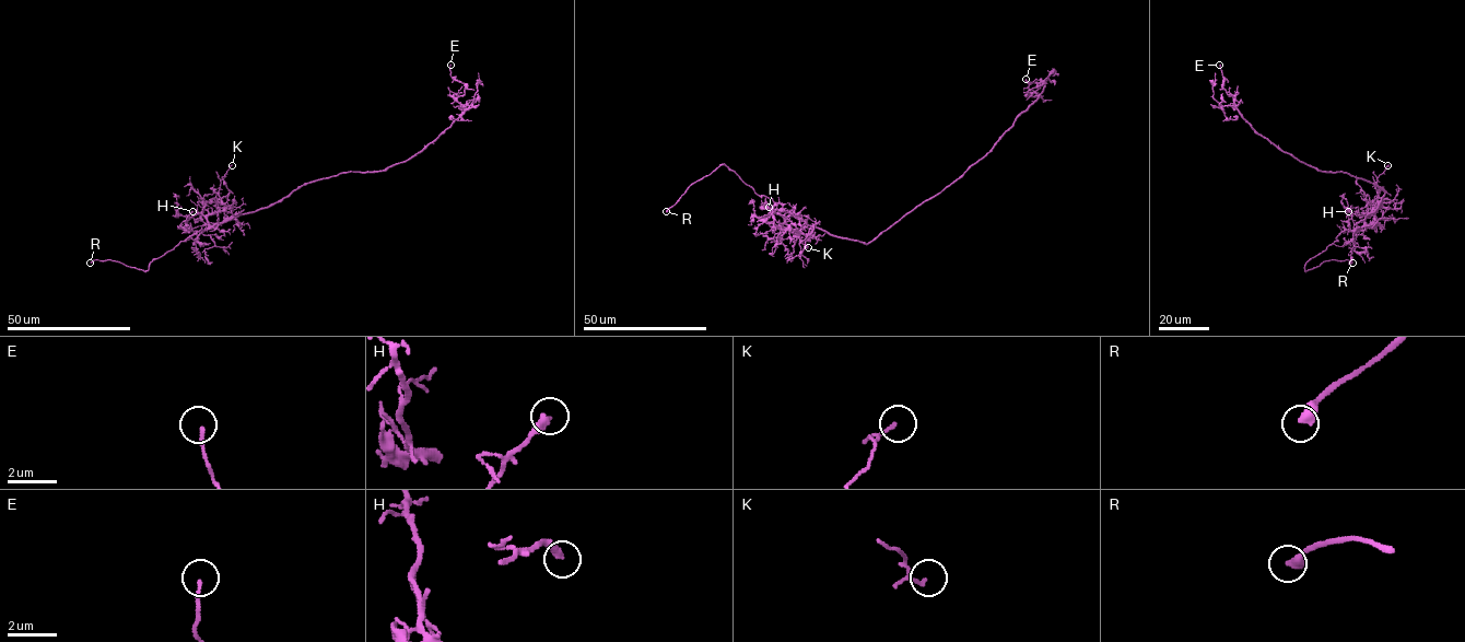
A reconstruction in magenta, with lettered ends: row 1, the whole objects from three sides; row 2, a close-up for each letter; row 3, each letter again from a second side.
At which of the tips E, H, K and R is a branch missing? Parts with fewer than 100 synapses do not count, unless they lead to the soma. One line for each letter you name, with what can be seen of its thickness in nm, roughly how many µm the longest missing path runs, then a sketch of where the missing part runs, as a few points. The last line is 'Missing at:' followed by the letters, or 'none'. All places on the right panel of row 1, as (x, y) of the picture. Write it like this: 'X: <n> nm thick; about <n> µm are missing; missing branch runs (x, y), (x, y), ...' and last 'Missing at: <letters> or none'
R: 440 nm thick; about 2 µm are missing
Missing at: R

